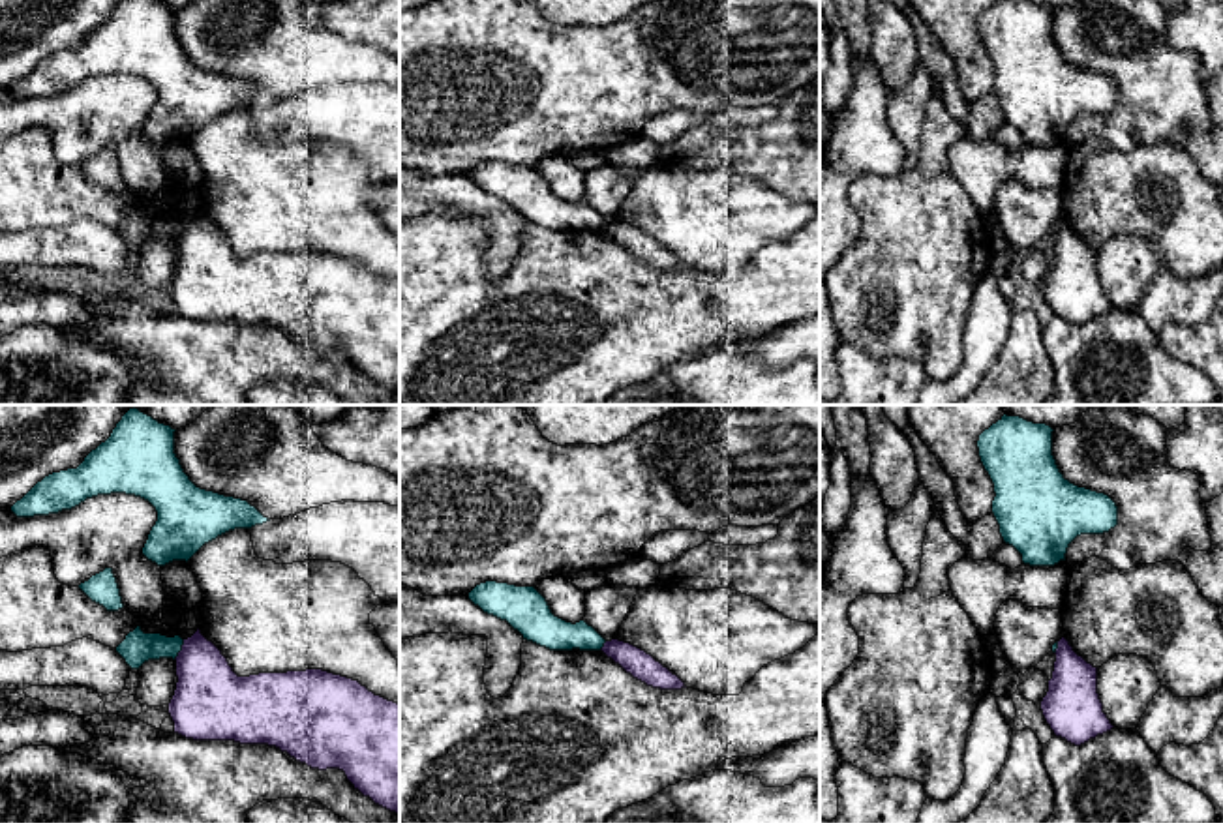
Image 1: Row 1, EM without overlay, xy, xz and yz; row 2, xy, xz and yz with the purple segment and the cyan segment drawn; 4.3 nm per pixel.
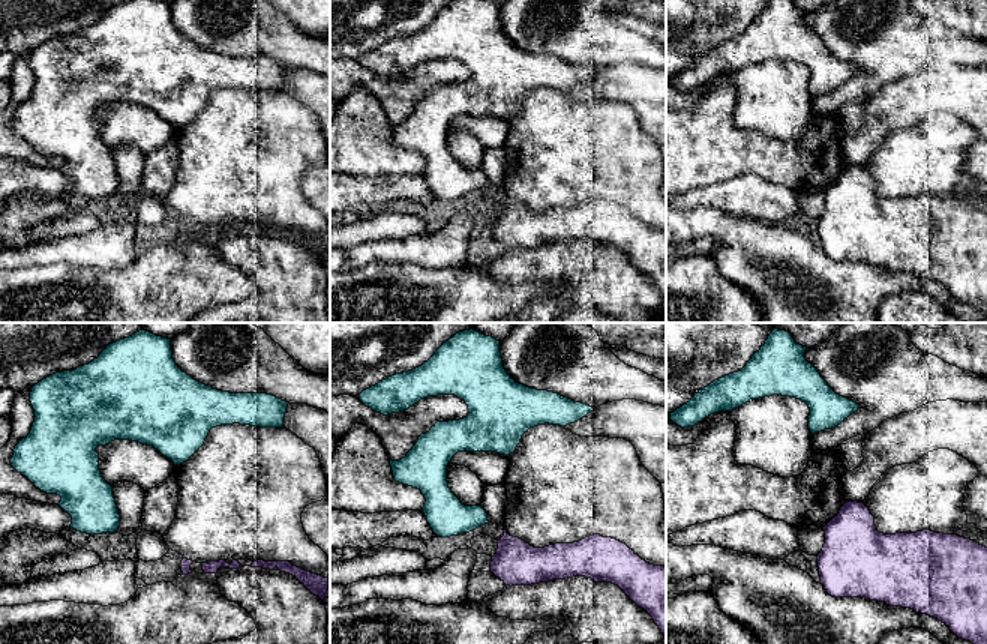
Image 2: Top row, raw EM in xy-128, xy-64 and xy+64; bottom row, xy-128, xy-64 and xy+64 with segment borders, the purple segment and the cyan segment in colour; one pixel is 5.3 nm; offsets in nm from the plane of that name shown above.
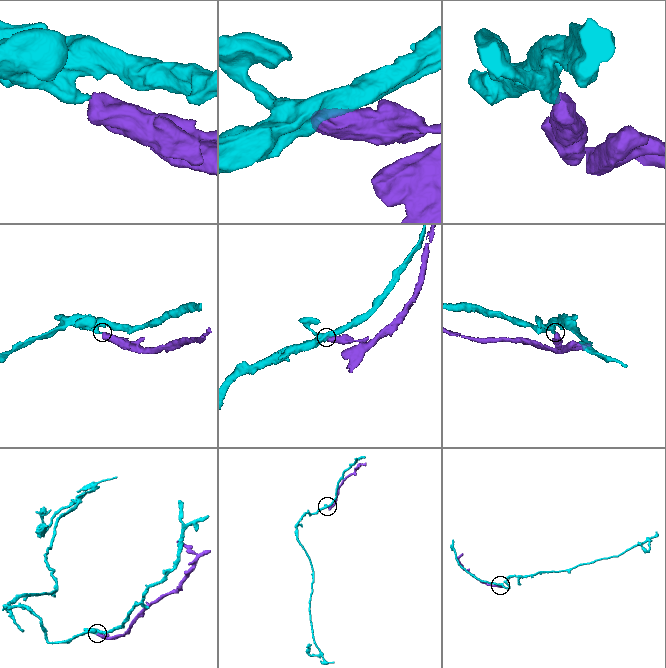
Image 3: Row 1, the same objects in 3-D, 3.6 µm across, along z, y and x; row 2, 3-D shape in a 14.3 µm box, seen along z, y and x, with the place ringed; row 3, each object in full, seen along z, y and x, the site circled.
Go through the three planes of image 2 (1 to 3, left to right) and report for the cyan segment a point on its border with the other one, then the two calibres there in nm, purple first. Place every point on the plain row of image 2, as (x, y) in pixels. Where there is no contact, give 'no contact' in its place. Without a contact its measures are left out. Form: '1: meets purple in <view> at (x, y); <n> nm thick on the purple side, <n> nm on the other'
1: no contact
2: no contact
3: no contact

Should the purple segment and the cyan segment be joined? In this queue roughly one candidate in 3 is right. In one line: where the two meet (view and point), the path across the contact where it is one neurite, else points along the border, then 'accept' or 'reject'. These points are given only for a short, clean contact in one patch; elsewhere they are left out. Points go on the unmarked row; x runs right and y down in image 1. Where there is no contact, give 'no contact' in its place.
contact xy (182, 229); border xy (184, 220), (173, 239); reject

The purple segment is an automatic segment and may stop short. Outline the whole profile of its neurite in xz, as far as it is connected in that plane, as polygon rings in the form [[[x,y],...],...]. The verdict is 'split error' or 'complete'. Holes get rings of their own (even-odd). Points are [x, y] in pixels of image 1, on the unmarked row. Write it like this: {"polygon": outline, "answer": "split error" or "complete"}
{"polygon": [[[612,219],[606,221],[600,231],[615,244],[619,244],[627,253],[645,262],[647,266],[660,270],[687,268],[685,262],[677,255],[673,255],[668,247],[664,247],[651,234],[630,223]]], "answer": "complete"}

